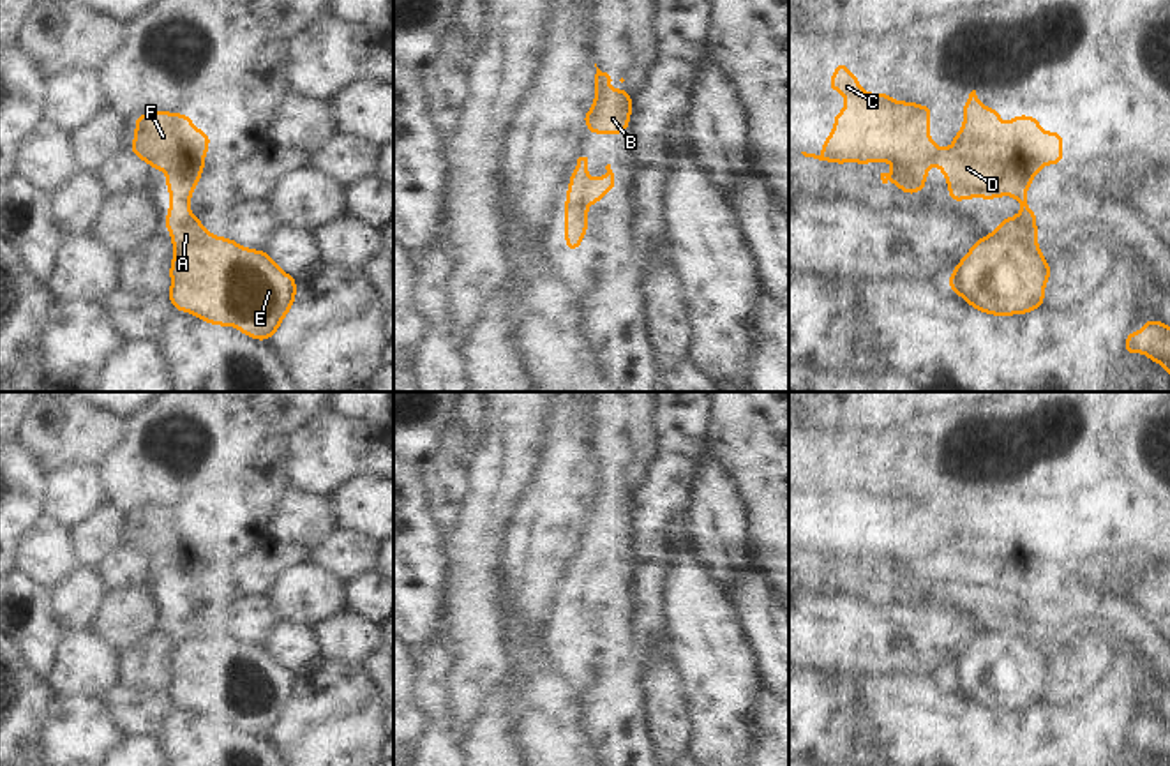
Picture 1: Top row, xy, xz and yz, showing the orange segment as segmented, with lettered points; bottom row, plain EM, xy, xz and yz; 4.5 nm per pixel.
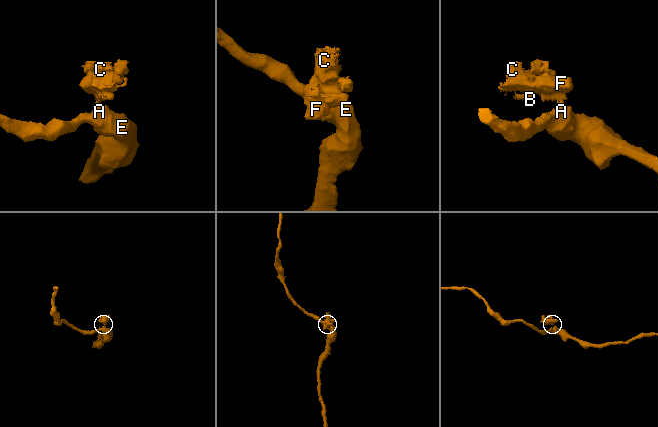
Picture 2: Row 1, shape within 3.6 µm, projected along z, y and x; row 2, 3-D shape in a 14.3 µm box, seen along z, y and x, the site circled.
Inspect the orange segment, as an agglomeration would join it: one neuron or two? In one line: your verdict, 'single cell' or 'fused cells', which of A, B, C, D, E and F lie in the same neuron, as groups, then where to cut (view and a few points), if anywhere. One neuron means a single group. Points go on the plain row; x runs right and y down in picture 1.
fused cells; A E / B C D F; cut in xy along (189, 588), (172, 593)

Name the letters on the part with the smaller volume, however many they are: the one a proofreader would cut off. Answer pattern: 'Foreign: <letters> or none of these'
Foreign: B, C, D, F

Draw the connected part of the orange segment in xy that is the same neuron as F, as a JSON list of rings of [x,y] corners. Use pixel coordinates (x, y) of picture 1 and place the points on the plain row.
[[[148,507],[134,517],[136,533],[129,545],[166,567],[166,584],[171,593],[184,593],[196,586],[205,565],[205,551],[212,531],[192,521],[191,510]]]

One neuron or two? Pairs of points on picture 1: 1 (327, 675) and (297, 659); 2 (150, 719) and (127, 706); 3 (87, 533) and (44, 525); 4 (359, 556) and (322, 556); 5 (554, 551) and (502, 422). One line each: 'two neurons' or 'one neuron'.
1: two neurons
2: one neuron
3: two neurons
4: one neuron
5: two neurons

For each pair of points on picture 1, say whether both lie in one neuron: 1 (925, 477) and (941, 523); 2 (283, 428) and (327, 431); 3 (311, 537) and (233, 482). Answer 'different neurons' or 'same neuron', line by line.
1: different neurons
2: different neurons
3: different neurons

